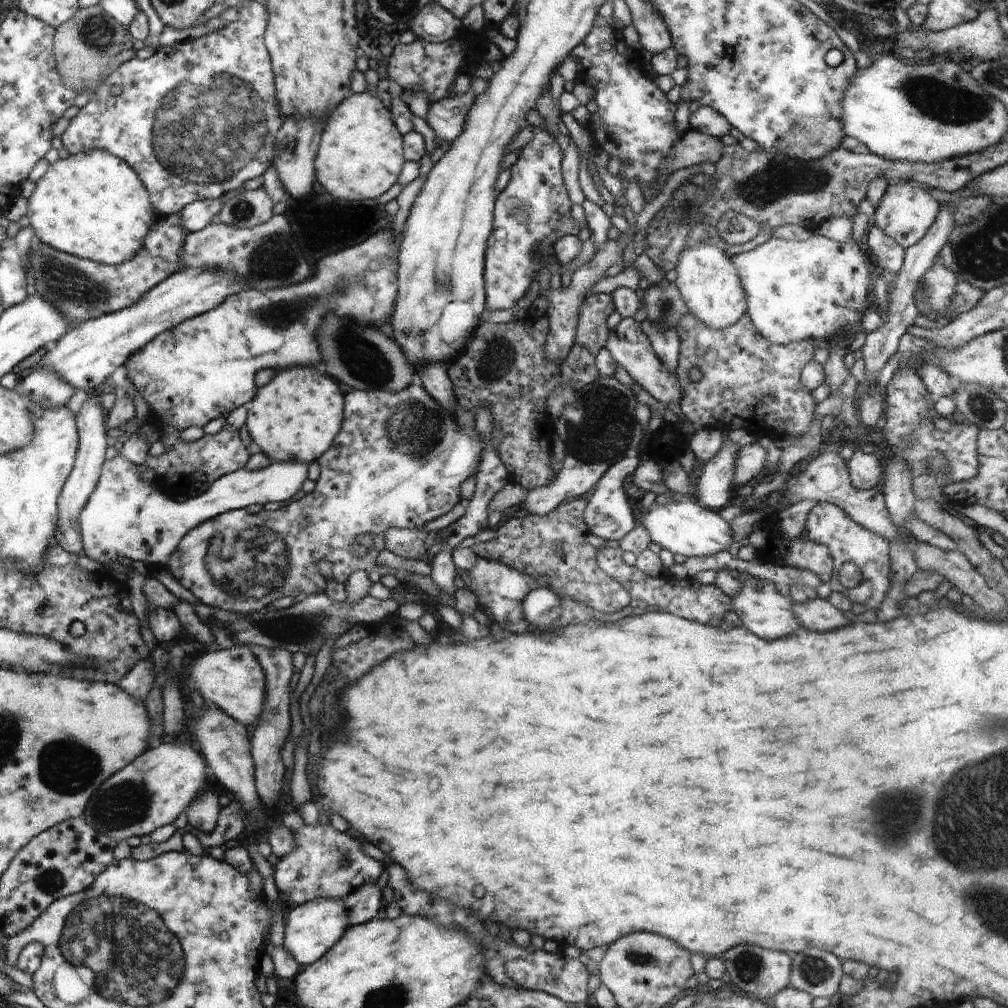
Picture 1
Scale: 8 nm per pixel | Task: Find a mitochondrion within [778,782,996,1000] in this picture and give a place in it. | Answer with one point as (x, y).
(815, 970)

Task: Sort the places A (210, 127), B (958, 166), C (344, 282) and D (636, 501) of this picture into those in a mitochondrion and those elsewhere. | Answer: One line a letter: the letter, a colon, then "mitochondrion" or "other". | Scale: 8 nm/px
A: mitochondrion
B: other
C: mitochondrion
D: other

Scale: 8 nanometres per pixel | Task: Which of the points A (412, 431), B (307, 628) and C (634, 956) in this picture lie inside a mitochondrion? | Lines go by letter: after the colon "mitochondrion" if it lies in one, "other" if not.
A: mitochondrion
B: mitochondrion
C: mitochondrion

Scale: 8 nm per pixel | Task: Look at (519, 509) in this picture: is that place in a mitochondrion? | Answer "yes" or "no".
no

